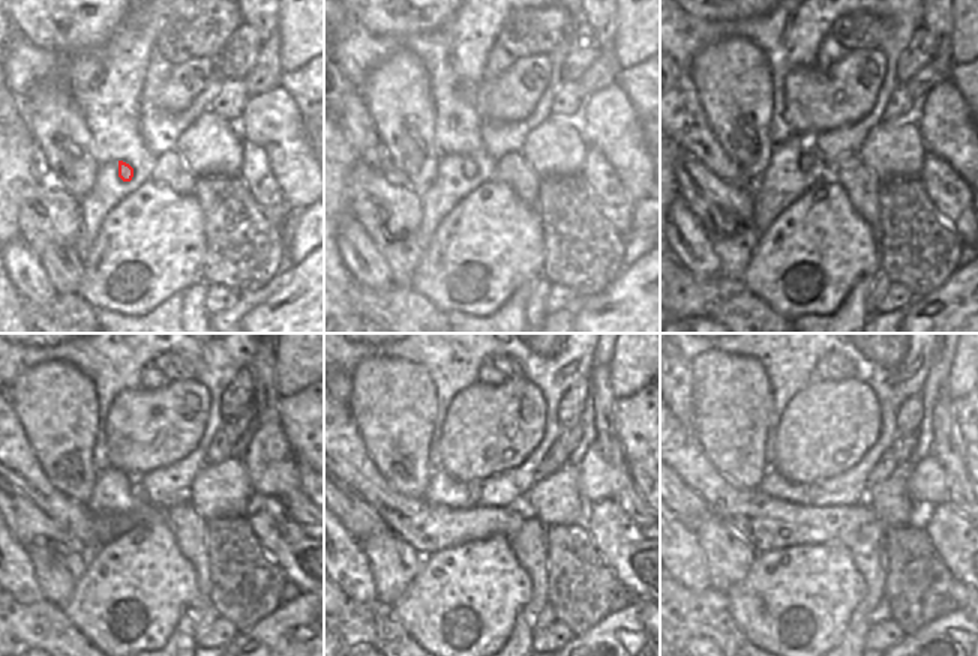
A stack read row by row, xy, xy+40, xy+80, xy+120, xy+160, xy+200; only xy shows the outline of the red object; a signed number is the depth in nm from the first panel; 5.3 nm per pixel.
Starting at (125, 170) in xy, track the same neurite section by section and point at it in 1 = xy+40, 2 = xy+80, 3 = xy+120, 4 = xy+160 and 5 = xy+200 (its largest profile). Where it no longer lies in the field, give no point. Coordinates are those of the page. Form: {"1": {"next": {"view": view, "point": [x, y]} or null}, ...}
{"1": {"next": {"view": "xy+40", "point": [468, 168]}}, "2": {"next": {"view": "xy+80", "point": [806, 159]}}, "3": {"next": {"view": "xy+120", "point": [137, 488]}}, "4": {"next": {"view": "xy+160", "point": [474, 487]}}, "5": {"next": {"view": "xy+200", "point": [812, 491]}}}

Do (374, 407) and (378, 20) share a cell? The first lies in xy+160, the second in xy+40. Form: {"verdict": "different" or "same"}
{"verdict": "different"}

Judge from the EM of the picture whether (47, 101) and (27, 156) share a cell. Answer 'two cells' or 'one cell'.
two cells

